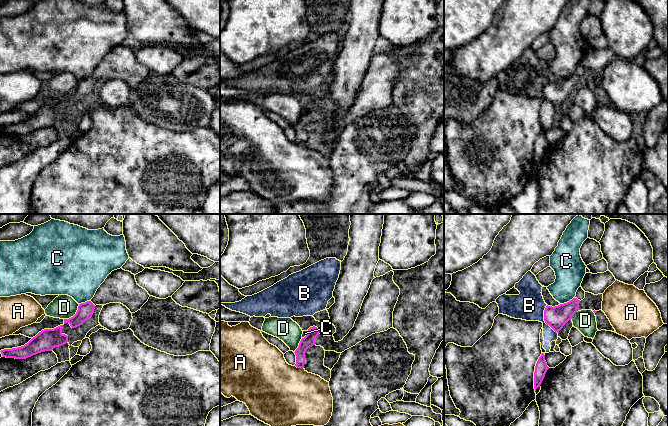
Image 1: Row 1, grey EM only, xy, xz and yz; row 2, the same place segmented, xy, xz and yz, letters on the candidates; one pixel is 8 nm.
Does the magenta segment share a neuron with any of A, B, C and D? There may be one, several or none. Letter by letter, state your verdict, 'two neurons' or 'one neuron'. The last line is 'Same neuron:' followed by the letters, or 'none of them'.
A: two neurons
B: two neurons
C: two neurons
D: two neurons
Same neuron: none of them

